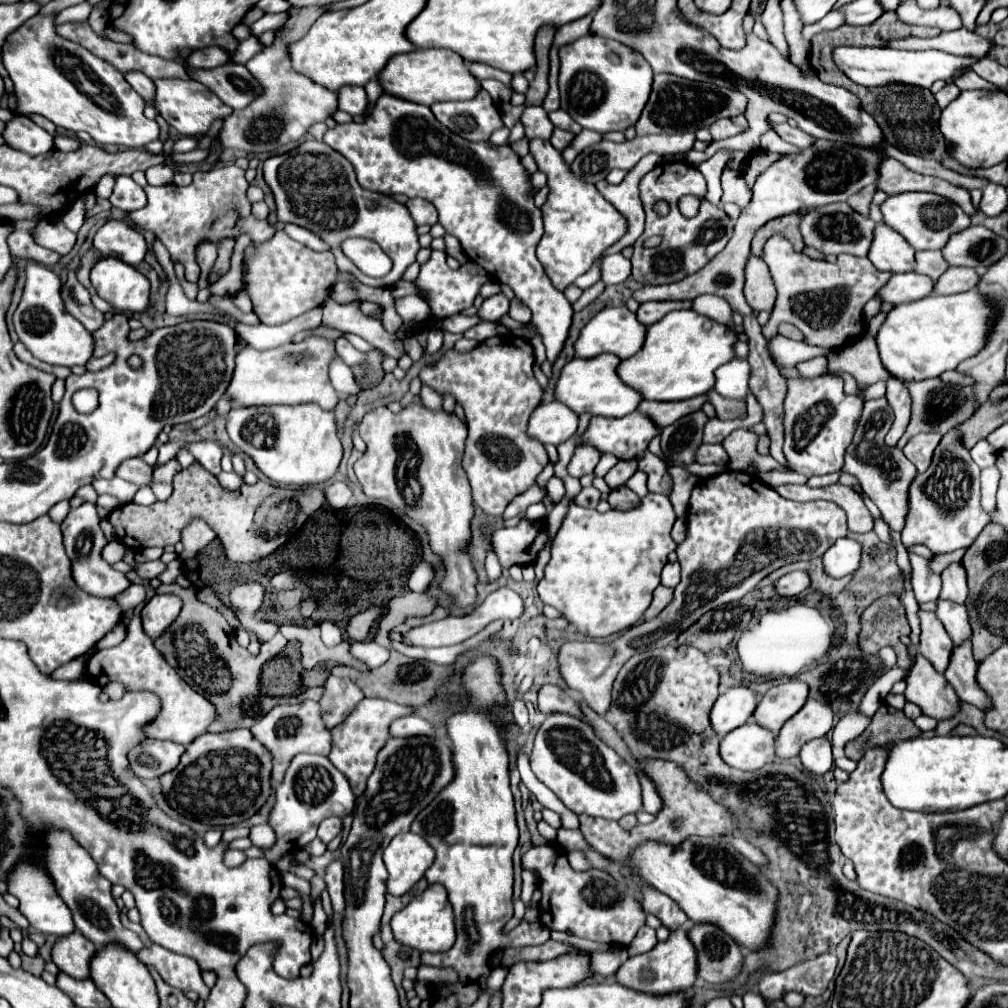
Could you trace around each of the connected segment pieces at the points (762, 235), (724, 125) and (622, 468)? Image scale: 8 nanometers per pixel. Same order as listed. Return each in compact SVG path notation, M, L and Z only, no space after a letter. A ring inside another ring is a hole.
M800 211L800 215L786 215L786 217L768 221L768 223L756 233L756 239L752 241L752 253L754 253L756 257L760 257L766 239L772 237L772 235L782 235L782 237L786 237L786 239L792 243L792 247L802 253L802 251L804 251L804 243L802 243L802 239L800 239L800 231L798 231L798 223L800 223L800 219L802 219L802 213L804 213L804 211Z
M718 119L716 123L710 125L710 133L712 137L718 141L718 139L726 139L726 137L734 137L738 133L742 133L744 127L736 125L732 119Z
M632 459L632 461L620 461L620 463L616 463L616 465L612 467L612 471L604 477L604 481L608 483L608 487L610 487L612 491L616 491L616 489L620 489L620 487L628 481L628 477L630 477L636 469L638 469L638 465L636 465L634 459Z

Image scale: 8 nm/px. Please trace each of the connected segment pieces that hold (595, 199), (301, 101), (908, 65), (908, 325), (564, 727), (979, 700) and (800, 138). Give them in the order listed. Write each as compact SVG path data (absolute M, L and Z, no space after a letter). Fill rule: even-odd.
M530 139L530 153L534 155L538 169L548 175L550 187L548 201L542 205L544 237L538 243L538 259L552 285L558 291L564 291L576 281L576 277L584 275L592 267L604 249L624 235L624 217L604 197L600 197L594 185L580 183L580 179L568 171L560 151L556 151L550 141Z
M290 7L288 19L276 31L272 45L264 47L246 63L246 69L262 85L262 93L248 107L238 109L224 119L224 127L220 131L220 141L224 147L244 149L254 155L284 153L300 143L300 137L308 131L310 125L336 113L338 93L328 91L326 87L314 83L310 77L294 71L288 55L288 43L302 39L322 13L326 13L326 7Z
M838 47L834 51L838 69L854 83L864 87L878 87L888 83L914 83L918 87L932 87L938 79L952 79L960 71L972 67L978 57L960 57L946 51L900 51L900 49L874 49L874 47Z
M978 289L956 295L928 295L924 299L896 305L876 337L880 359L898 379L930 379L984 349L1000 311Z
M548 715L536 733L530 763L538 781L550 787L576 815L620 821L624 815L638 813L642 809L638 771L602 739L598 739L592 727L580 719L572 719L568 715Z
M968 641L964 643L964 647L954 649L944 677L956 689L962 701L978 707L980 711L986 711L992 701L984 691L980 691L980 685L976 683L976 671L978 671L978 661L972 657L972 649Z
M772 123L772 129L774 129L784 141L788 141L788 143L792 143L792 145L796 145L796 147L808 147L808 143L812 143L812 137L804 135L804 131L800 131L800 129L792 129L788 123L782 123L782 125Z

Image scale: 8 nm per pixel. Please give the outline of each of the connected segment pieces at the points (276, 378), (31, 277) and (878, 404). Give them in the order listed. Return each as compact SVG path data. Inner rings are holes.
M308 335L298 343L286 343L268 351L244 347L236 357L236 371L226 395L234 401L236 407L318 403L326 411L332 411L340 401L328 377L328 365L334 357L334 341L322 335Z
M26 261L26 285L24 285L24 295L22 301L16 309L14 315L14 325L16 325L16 333L20 337L20 341L30 349L30 353L50 365L86 365L87 371L99 371L108 365L114 363L116 359L115 353L95 358L94 353L94 337L90 331L86 331L86 327L74 319L66 309L64 309L64 301L60 297L60 279L56 273L52 273L46 265L42 263L34 263L34 261Z
M886 397L866 401L862 419L854 433L854 439L846 449L842 471L815 475L807 481L807 485L819 487L835 484L842 473L850 473L860 481L860 485L862 485L864 493L870 497L870 501L880 509L882 519L888 523L888 527L900 531L900 529L904 529L904 515L908 513L908 487L916 475L916 469L912 467L912 463L904 457L904 453L900 449L884 445L884 435L888 433L892 421L894 421L894 413L892 413L892 407L888 405ZM850 447L864 447L864 449L850 449Z

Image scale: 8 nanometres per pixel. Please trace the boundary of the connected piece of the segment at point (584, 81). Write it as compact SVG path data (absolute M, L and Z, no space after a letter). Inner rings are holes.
M584 35L560 49L560 95L562 109L584 129L598 133L626 131L634 125L652 91L652 69L648 61L614 39Z

